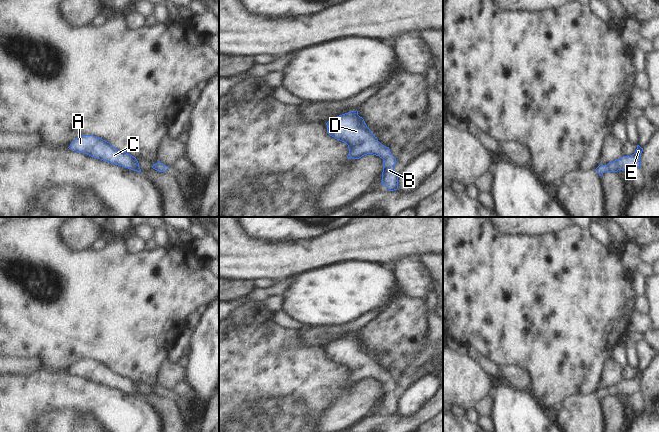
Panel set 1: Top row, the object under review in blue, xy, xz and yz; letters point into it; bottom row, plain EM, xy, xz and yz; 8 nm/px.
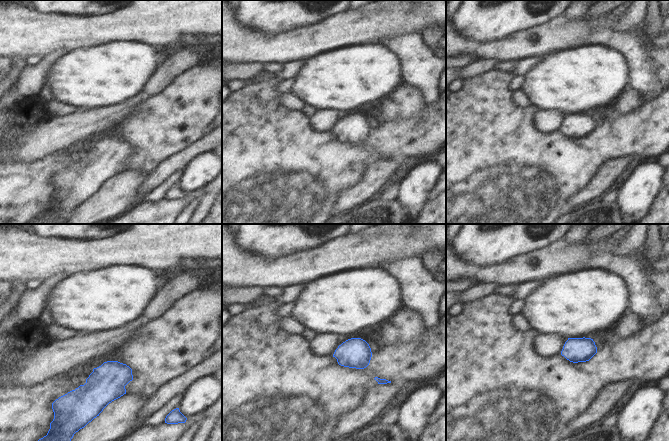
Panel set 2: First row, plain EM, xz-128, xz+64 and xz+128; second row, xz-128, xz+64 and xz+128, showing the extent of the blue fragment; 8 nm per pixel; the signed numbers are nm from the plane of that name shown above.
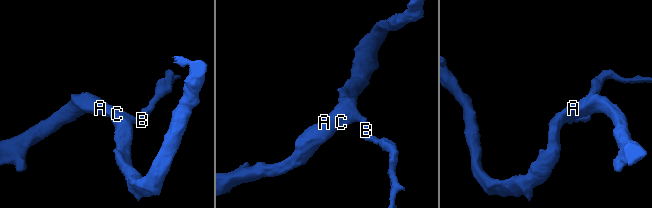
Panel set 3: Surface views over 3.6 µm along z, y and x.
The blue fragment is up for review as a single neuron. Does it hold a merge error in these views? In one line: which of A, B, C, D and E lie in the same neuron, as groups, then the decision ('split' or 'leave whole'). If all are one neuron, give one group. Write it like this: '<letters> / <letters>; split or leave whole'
A B C D E; leave whole

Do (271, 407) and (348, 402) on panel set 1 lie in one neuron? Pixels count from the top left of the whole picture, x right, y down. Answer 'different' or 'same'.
different

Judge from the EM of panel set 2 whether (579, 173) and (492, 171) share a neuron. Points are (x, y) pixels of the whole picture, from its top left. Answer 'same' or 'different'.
same

